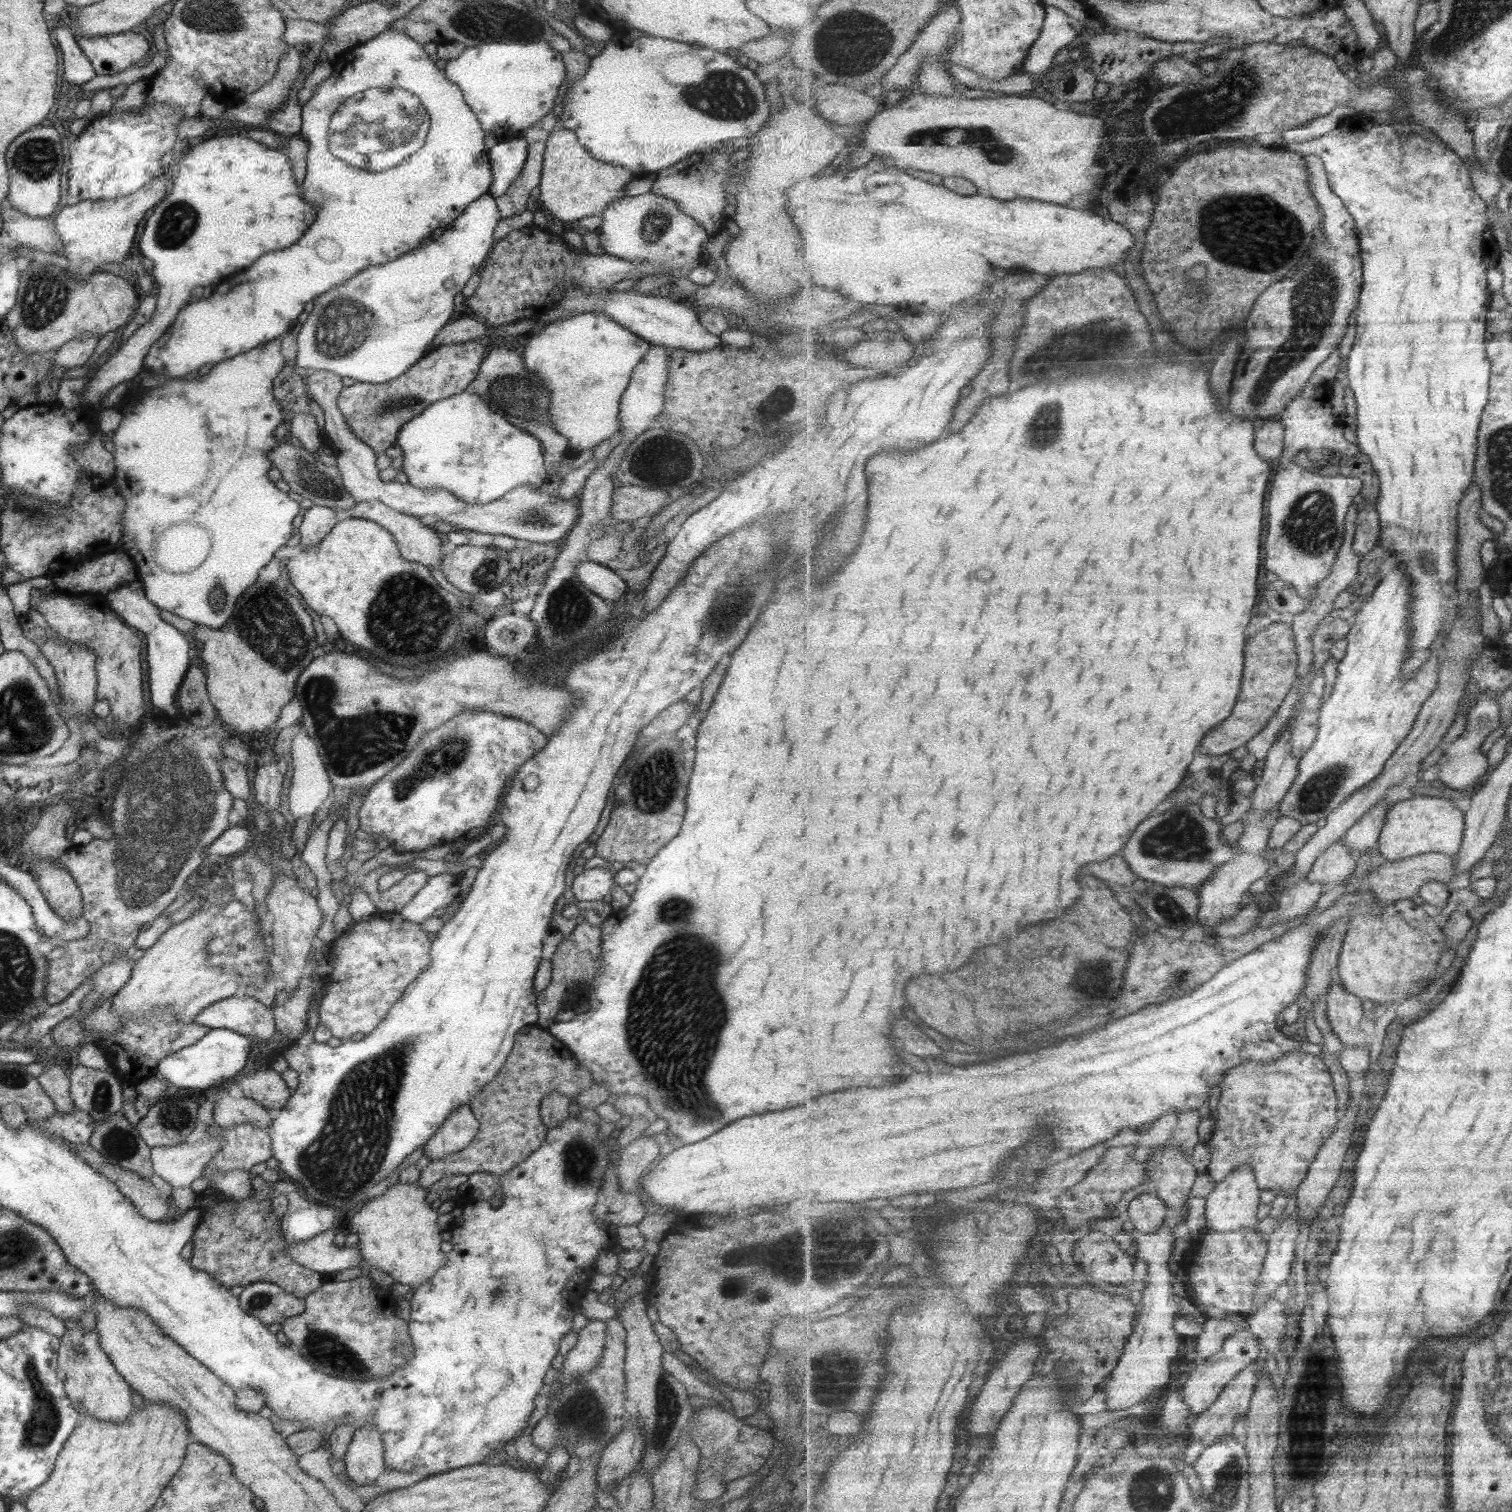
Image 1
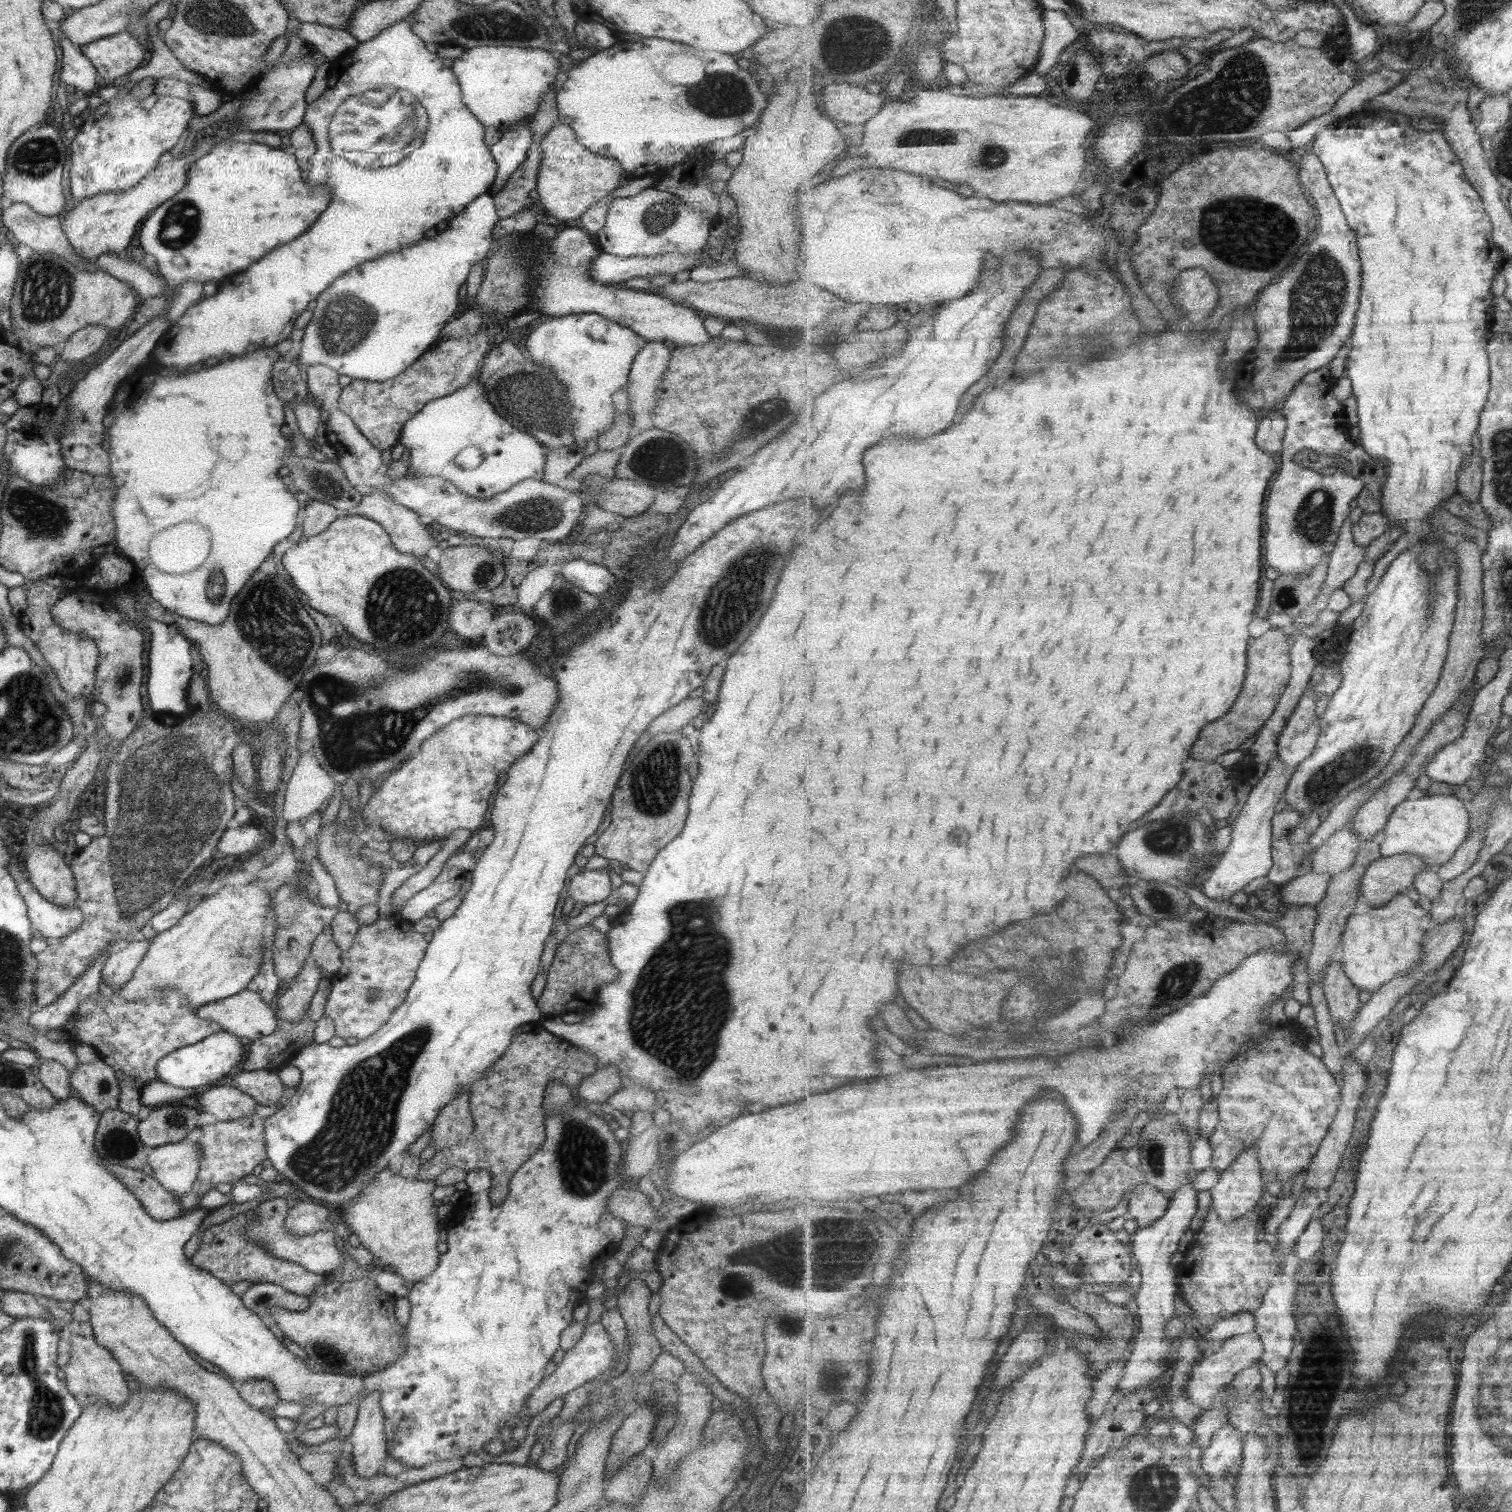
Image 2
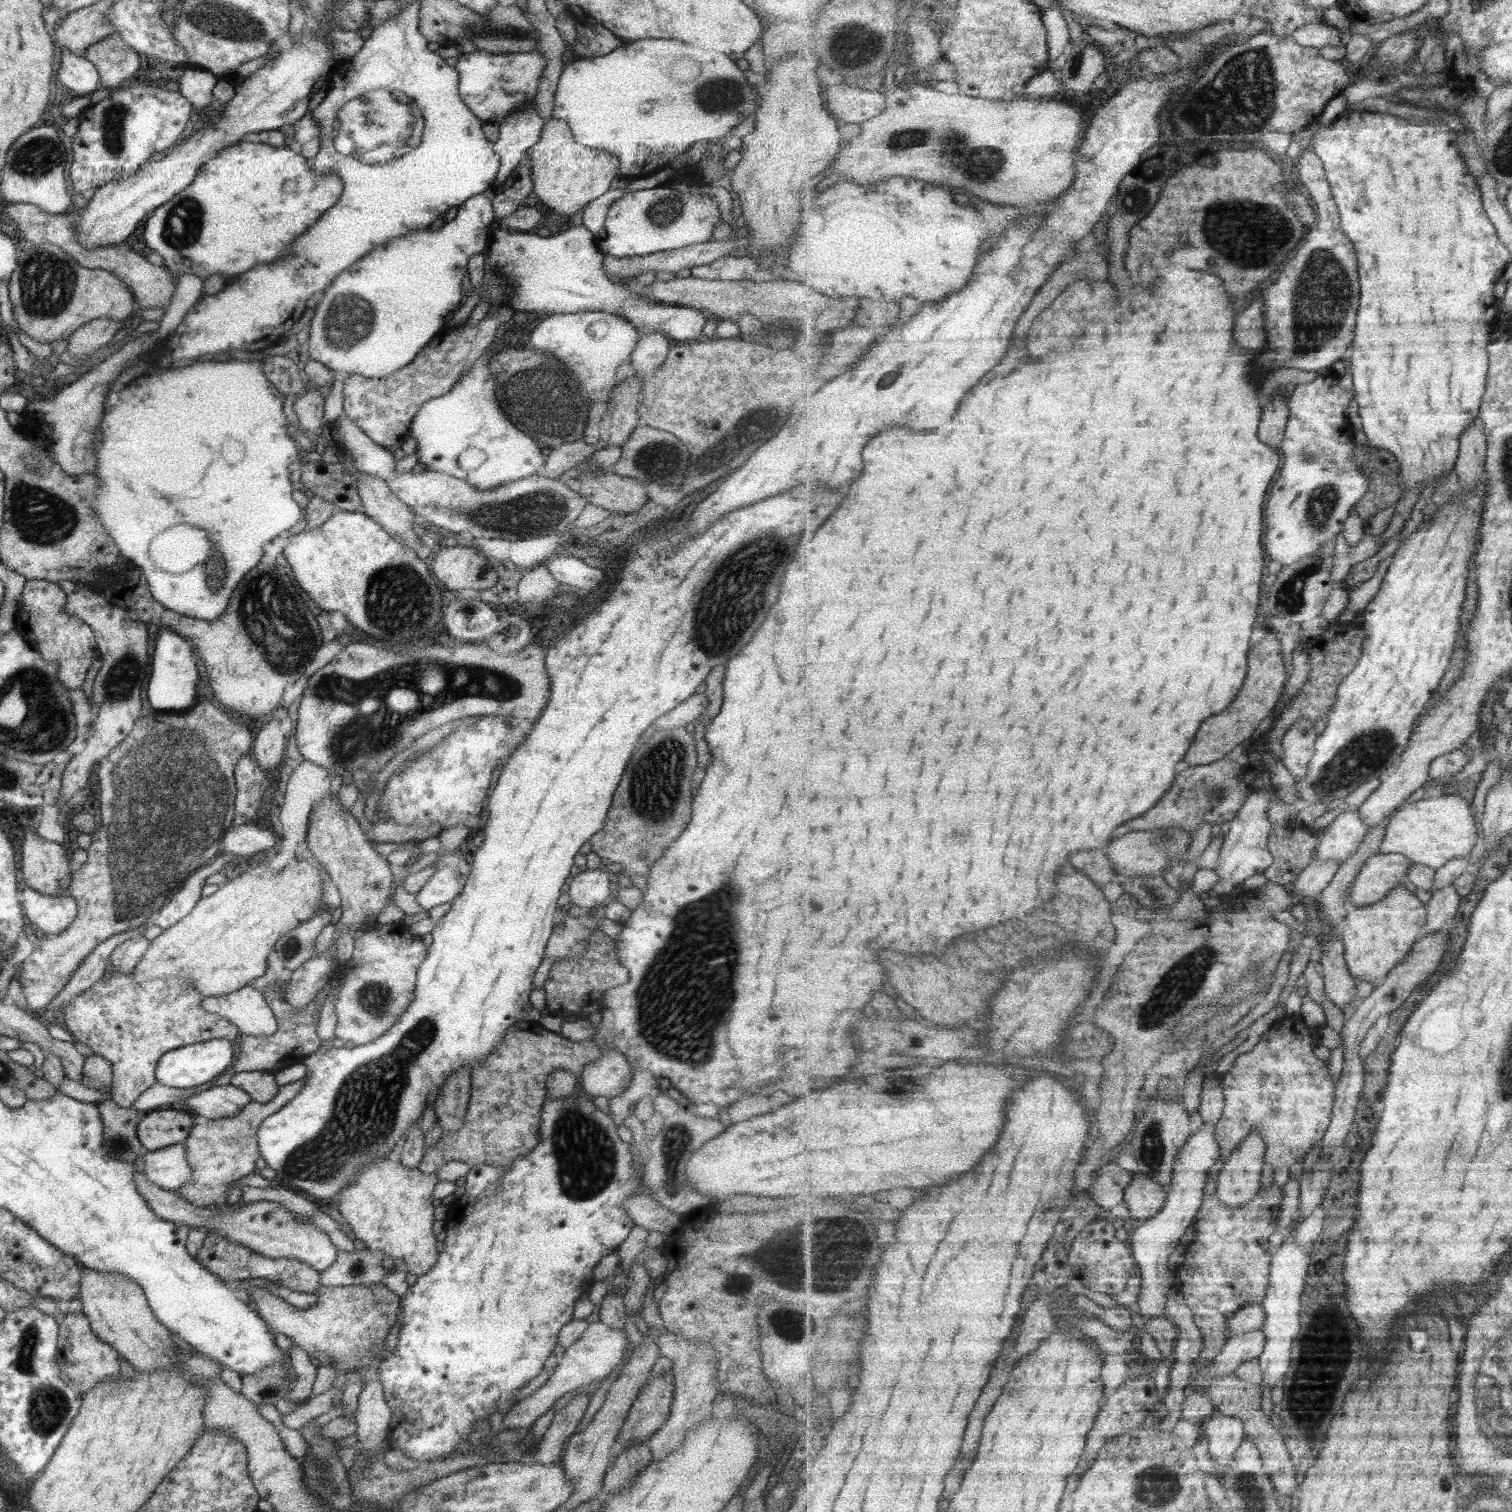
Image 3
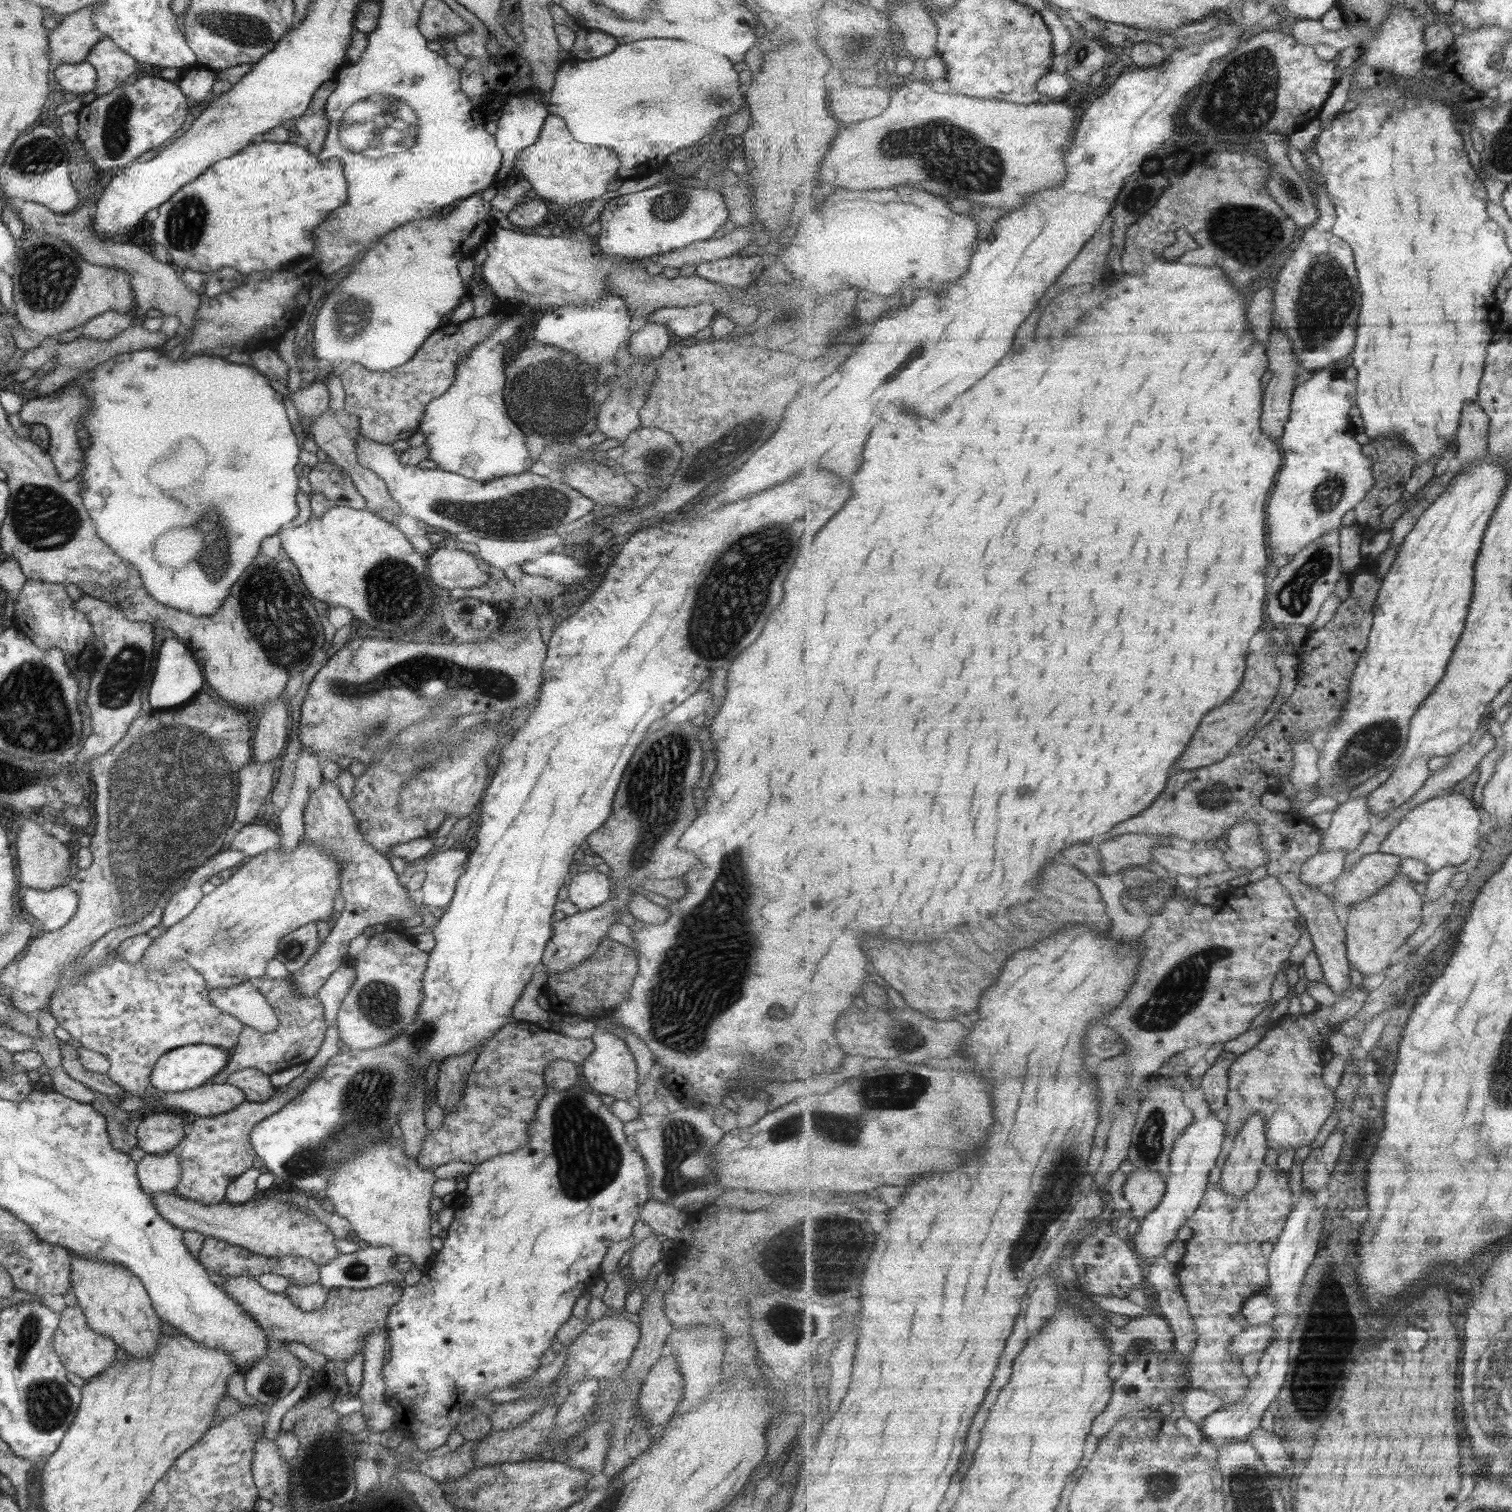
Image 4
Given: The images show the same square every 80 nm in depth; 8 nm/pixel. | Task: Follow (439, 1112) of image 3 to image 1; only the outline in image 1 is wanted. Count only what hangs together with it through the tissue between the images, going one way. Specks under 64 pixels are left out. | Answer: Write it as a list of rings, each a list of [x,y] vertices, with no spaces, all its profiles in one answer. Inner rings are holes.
[[[462,1104],[446,1116],[437,1132],[422,1146],[422,1155],[431,1161],[463,1150],[473,1140],[478,1130],[479,1125],[471,1109],[468,1105]]]

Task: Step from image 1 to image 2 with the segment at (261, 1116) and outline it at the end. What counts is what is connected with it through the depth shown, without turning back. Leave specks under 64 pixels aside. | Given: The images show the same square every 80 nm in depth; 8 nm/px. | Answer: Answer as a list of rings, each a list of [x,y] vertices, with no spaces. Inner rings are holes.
[[[232,1085],[206,1088],[195,1096],[200,1111],[212,1114],[219,1122],[229,1122],[244,1116],[251,1116],[256,1102]]]

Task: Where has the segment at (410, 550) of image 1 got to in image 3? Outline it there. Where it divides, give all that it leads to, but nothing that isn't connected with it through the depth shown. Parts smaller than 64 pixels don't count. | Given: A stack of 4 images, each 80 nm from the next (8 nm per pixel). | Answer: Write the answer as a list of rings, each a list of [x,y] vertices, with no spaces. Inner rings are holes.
[[[356,472],[358,474],[358,476],[355,476],[355,480],[356,480],[356,489],[360,498],[360,512],[362,514],[365,514],[369,519],[373,520],[373,522],[375,522],[375,524],[378,524],[393,540],[396,540],[397,542],[400,542],[400,544],[403,544],[404,546],[407,547],[411,547],[415,550],[415,548],[418,548],[419,546],[416,544],[416,542],[418,542],[417,539],[417,535],[415,535],[414,533],[410,533],[410,530],[412,530],[412,528],[414,528],[414,531],[416,529],[420,529],[418,527],[416,527],[413,523],[414,520],[414,516],[413,514],[411,514],[411,512],[409,512],[408,506],[404,505],[391,491],[390,488],[386,485],[386,482],[384,480],[381,480],[380,478],[377,478],[376,476],[367,476],[366,474],[362,474],[362,472]]]

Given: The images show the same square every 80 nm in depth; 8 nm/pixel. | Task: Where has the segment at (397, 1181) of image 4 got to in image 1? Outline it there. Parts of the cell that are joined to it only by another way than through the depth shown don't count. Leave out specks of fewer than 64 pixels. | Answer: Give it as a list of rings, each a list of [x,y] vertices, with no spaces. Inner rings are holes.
[[[417,1183],[391,1186],[385,1193],[375,1196],[349,1220],[349,1230],[359,1237],[363,1271],[376,1268],[399,1284],[407,1284],[411,1290],[427,1282],[439,1268],[445,1265],[445,1254],[439,1244],[447,1238],[437,1228],[438,1214],[425,1202],[429,1189],[421,1189]]]

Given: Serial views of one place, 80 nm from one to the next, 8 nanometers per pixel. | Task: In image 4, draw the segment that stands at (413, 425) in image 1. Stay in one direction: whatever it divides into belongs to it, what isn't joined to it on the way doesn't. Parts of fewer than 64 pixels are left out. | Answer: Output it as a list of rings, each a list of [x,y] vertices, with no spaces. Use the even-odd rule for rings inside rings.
[[[497,303],[493,312],[503,314],[504,321],[470,352],[460,356],[455,364],[454,383],[441,396],[424,406],[416,428],[416,432],[425,438],[426,459],[435,462],[437,469],[477,482],[527,472],[533,461],[525,445],[526,435],[508,417],[501,396],[505,384],[502,358],[509,352],[508,339],[518,328],[523,312],[503,303]],[[465,458],[473,458],[473,464],[467,464]]]

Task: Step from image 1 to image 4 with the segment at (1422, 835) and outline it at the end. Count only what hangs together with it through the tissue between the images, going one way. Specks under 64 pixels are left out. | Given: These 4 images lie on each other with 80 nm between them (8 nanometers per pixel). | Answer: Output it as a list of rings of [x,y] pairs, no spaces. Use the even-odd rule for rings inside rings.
[[[1458,790],[1442,797],[1432,797],[1400,820],[1382,842],[1380,852],[1422,860],[1434,871],[1444,869],[1445,866],[1457,867],[1471,858],[1473,848],[1479,844],[1482,815],[1483,810]]]

